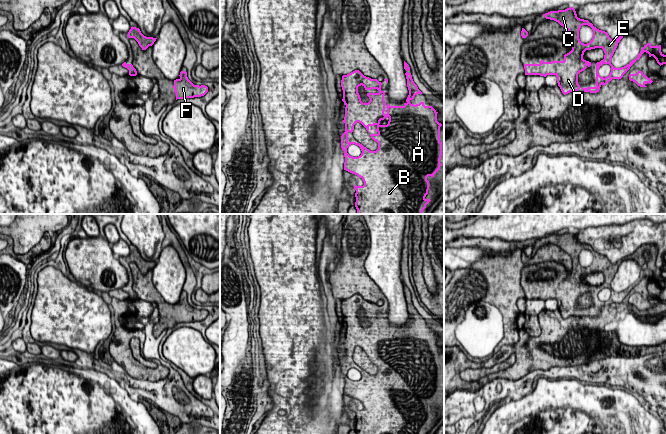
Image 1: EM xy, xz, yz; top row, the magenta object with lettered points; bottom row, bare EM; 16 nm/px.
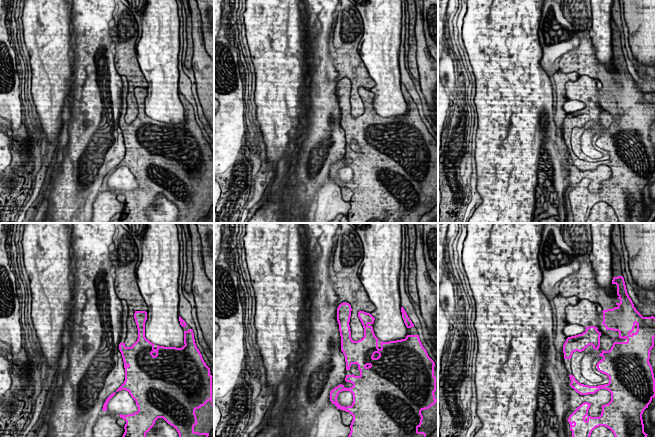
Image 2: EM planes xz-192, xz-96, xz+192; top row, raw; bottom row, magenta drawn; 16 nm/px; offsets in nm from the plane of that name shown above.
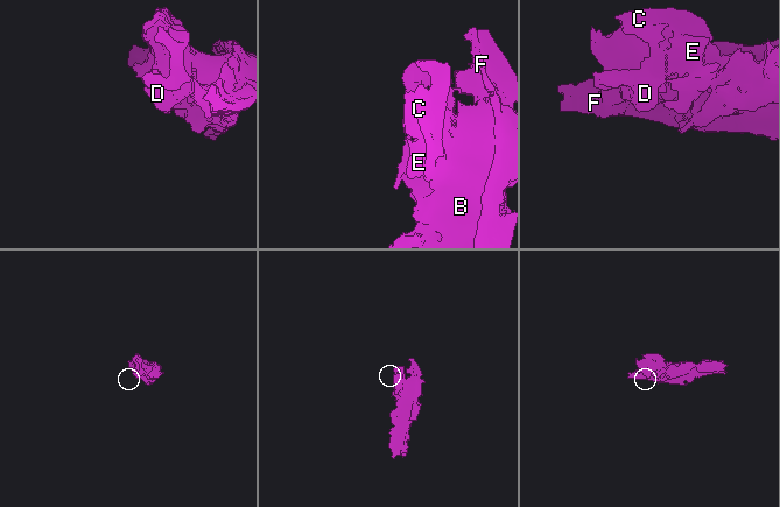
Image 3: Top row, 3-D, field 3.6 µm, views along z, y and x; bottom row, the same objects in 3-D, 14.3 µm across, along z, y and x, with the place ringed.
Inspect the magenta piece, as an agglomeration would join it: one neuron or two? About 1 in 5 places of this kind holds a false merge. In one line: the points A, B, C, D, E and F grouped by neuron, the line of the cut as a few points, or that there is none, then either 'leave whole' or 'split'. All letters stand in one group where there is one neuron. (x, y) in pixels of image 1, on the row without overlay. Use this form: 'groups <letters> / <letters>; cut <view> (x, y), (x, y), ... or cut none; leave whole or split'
groups A B C D E F; cut none; leave whole

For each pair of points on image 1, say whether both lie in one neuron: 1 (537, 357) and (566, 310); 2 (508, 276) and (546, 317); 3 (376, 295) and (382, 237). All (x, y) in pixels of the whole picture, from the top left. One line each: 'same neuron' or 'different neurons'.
1: different neurons
2: different neurons
3: different neurons

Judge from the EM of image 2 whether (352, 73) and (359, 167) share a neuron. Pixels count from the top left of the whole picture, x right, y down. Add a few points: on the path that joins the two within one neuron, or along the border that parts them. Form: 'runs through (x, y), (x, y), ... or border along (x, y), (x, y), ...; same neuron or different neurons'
runs through (359, 96), (362, 144); same neuron

